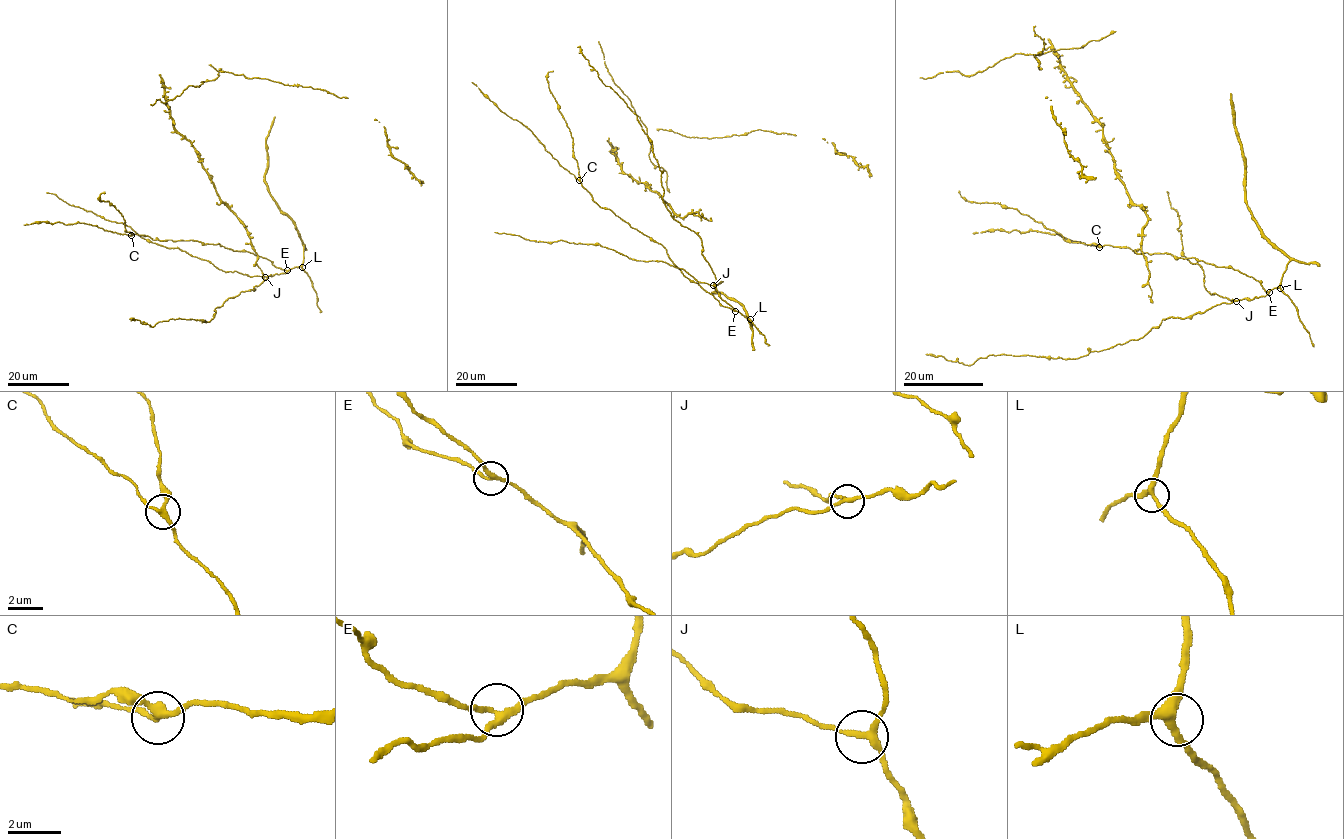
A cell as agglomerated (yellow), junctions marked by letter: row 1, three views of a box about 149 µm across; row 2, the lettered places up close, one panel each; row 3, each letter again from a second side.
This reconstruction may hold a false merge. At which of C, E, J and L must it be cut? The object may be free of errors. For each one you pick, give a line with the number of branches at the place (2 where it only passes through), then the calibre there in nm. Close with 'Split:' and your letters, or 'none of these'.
Split: none of these

